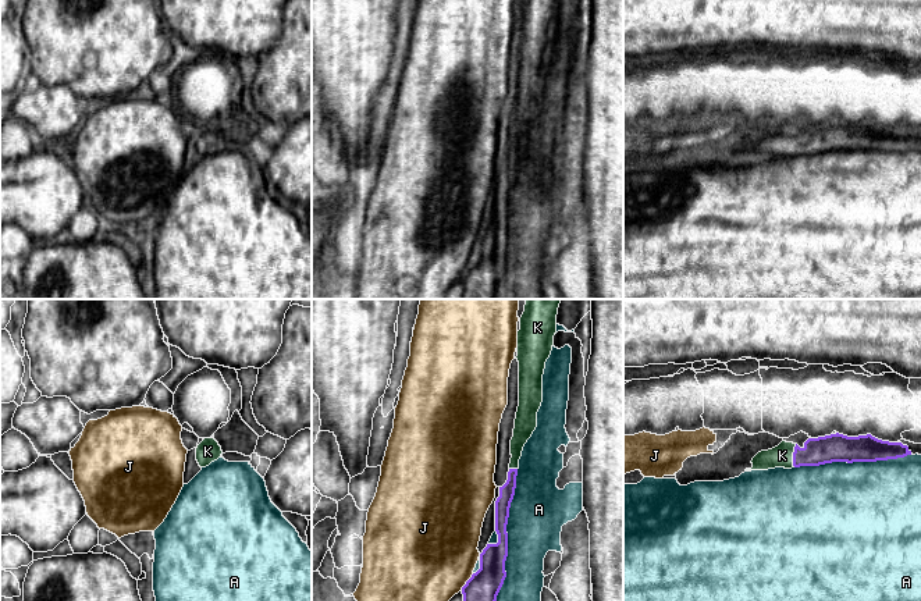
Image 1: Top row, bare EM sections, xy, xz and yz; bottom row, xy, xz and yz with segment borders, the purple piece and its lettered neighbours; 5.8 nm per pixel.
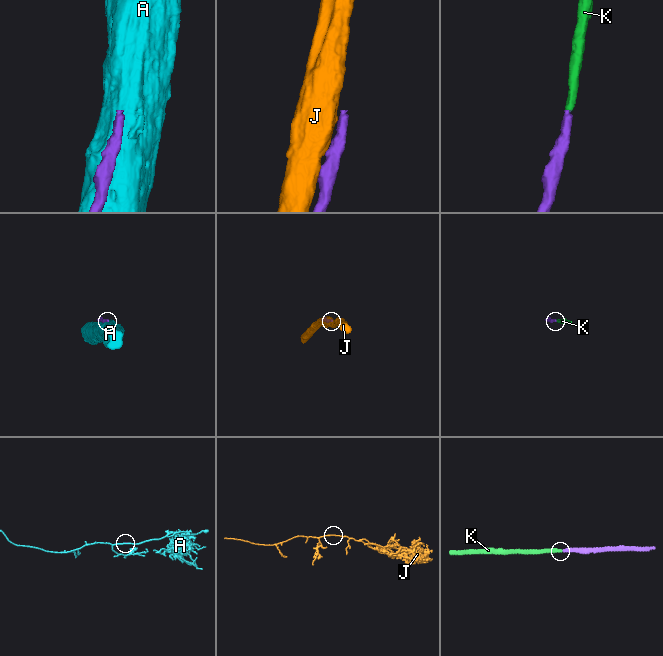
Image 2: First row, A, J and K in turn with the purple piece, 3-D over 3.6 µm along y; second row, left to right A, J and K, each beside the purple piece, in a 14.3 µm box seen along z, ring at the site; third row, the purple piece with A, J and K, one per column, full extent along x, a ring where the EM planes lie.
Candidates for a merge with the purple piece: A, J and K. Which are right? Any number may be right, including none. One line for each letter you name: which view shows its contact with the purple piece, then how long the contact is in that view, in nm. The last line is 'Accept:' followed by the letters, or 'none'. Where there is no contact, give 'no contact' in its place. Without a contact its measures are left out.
K: contact in yz; length 140 nm
Accept: K

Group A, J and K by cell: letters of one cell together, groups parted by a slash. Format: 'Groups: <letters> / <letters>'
Groups: A / J / K

